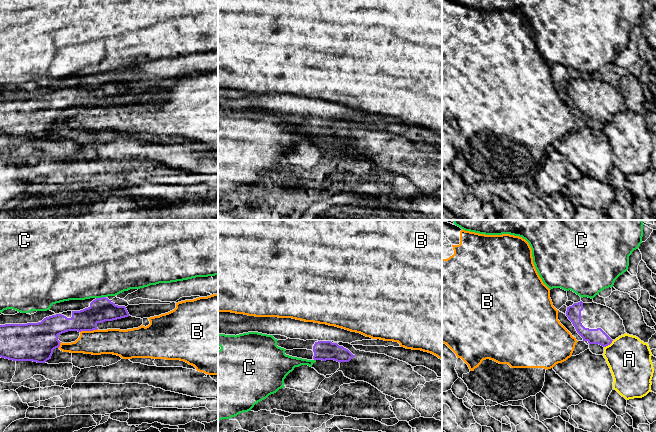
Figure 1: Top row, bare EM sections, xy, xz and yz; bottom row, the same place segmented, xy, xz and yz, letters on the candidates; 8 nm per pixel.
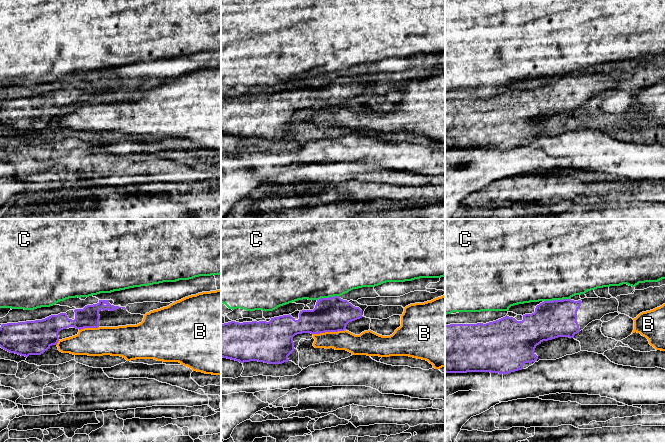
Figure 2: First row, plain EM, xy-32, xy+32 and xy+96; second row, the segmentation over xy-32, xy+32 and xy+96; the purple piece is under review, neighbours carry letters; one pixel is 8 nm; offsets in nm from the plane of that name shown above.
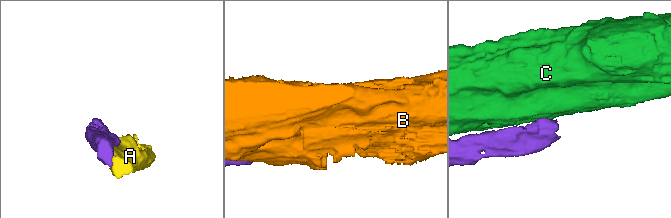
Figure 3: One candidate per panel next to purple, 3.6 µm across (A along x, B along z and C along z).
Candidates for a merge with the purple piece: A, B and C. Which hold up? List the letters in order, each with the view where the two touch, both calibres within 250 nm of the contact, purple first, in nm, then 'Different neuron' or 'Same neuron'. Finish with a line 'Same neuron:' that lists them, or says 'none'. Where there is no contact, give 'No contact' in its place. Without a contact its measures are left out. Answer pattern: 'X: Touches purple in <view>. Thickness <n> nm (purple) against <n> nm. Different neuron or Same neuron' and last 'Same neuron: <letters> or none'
A: Touches purple in yz. Thickness 130 nm (purple) against 360 nm. Different neuron
B: Touches purple in xy. Thickness 190 nm (purple) against 200 nm. Different neuron
C: Touches purple in xy. Thickness 190 nm (purple) against 480 nm. Different neuron
Same neuron: none

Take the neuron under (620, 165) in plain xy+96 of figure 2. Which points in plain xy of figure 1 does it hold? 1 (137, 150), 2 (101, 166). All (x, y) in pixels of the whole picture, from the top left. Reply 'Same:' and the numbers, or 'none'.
Same: 1

